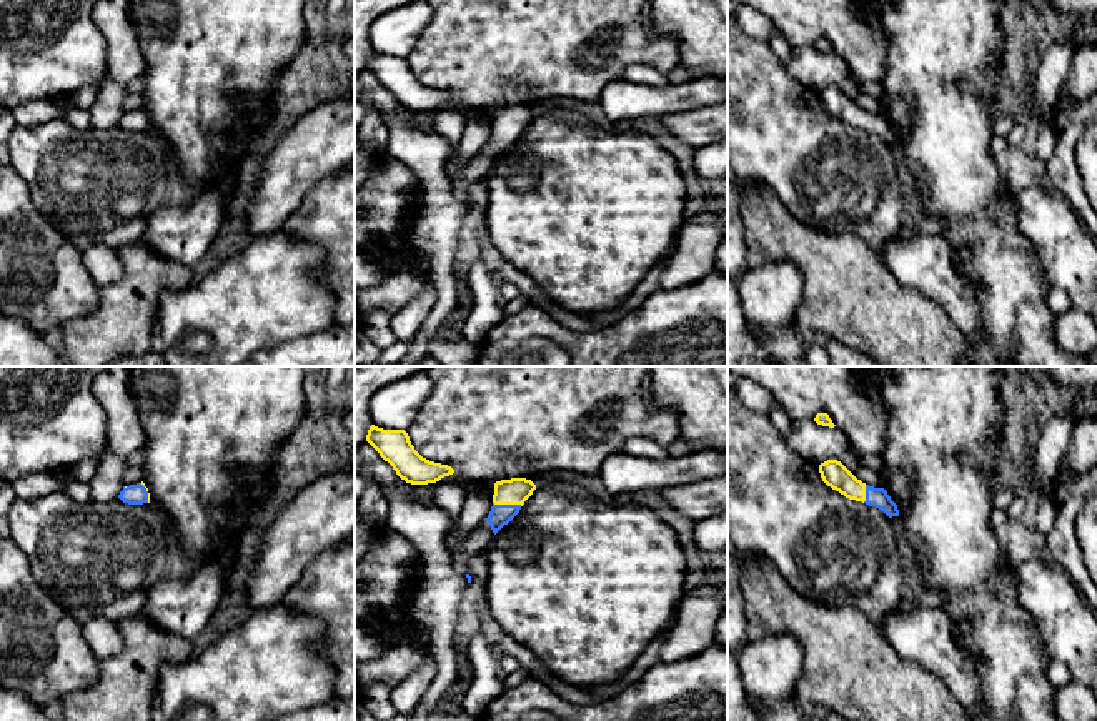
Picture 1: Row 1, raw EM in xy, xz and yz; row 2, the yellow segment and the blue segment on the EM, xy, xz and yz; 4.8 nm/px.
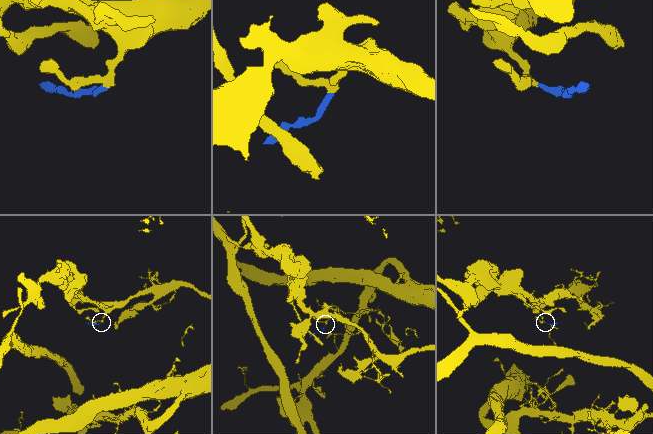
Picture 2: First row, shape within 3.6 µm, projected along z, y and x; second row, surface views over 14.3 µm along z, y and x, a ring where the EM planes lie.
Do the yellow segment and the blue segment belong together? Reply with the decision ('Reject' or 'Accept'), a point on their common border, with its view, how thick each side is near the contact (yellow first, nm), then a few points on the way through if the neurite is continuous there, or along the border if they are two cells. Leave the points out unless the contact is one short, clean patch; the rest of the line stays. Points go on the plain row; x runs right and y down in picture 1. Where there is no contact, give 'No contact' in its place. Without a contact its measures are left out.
Accept. Touches yellow at xz (508, 130). Thickness 130 nm (yellow) against 110 nm

